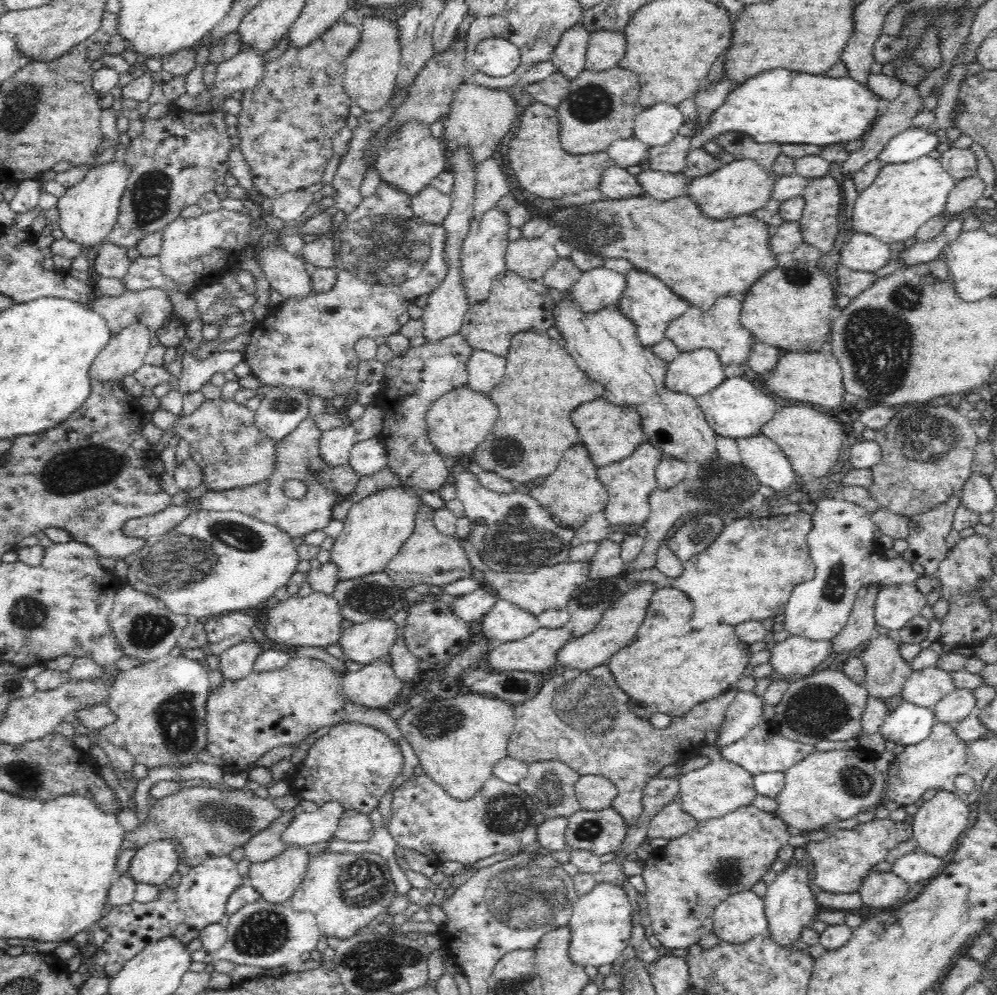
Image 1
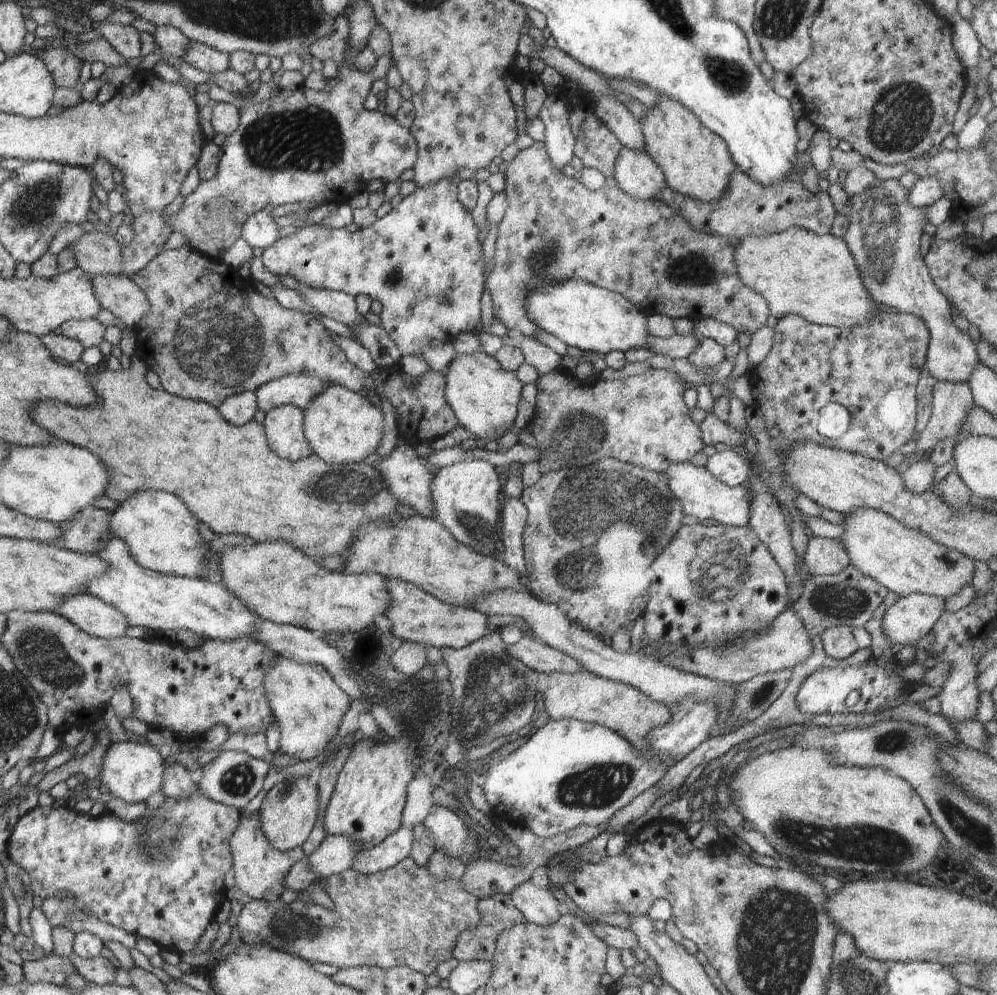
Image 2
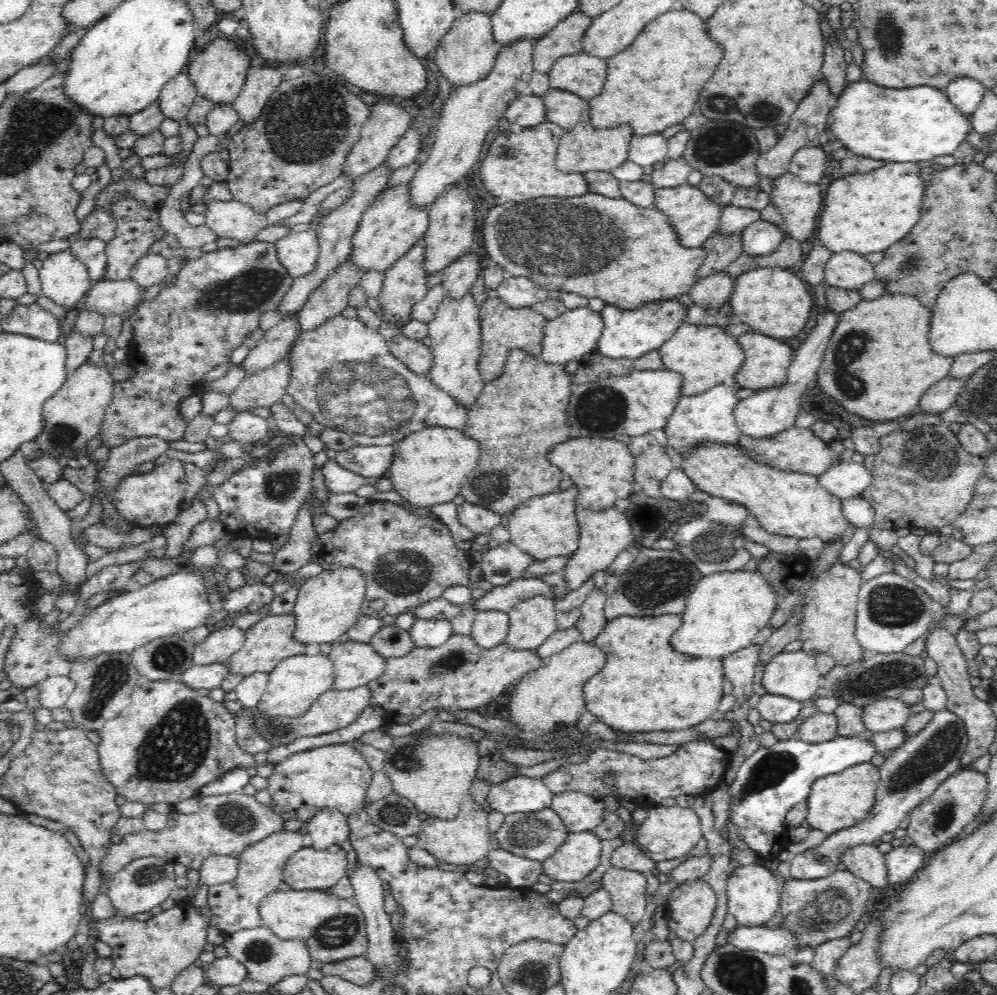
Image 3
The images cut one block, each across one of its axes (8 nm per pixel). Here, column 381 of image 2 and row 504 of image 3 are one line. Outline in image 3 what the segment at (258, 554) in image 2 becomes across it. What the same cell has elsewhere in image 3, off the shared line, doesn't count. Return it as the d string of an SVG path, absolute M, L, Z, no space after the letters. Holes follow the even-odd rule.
M599 436L572 438L550 450L548 458L574 481L574 486L579 490L577 508L604 510L615 506L618 498L628 498L633 492L630 485L635 482L635 460L628 446L618 439Z

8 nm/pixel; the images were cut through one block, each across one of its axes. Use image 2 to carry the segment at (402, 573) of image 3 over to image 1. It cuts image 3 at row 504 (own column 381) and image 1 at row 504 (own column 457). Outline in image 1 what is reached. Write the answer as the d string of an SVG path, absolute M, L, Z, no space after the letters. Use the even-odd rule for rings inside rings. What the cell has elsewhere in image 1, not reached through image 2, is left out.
M420 503L415 516L415 529L410 538L402 545L400 552L386 565L385 573L399 589L410 591L416 584L438 585L450 584L459 578L472 578L473 568L460 540L440 533L432 518L435 509L426 503Z

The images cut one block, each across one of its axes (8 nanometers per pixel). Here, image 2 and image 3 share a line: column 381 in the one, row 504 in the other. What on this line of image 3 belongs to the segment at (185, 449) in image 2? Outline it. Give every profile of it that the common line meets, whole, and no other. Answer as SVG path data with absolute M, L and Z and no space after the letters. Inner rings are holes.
M512 349L509 352L504 371L498 378L498 382L485 384L478 400L467 412L464 436L478 440L482 452L480 466L474 468L474 476L470 474L462 484L461 494L470 504L480 504L482 508L489 508L507 519L519 504L526 502L526 499L559 490L562 472L554 468L546 456L550 448L570 438L570 426L566 424L566 406L570 400L570 390L573 390L573 382L563 364L543 362L539 357L527 354L522 349Z

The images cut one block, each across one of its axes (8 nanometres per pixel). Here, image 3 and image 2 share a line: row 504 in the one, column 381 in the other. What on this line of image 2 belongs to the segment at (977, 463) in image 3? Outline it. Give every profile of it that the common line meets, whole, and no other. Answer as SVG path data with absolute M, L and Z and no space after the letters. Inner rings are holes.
M409 856L406 857L402 862L395 864L393 867L387 868L386 870L379 870L373 875L362 875L352 869L347 871L333 874L327 877L326 892L328 896L334 902L334 910L326 910L320 905L312 903L303 903L302 901L295 900L290 902L289 905L279 902L266 902L264 900L250 901L246 903L239 915L237 916L237 926L241 934L241 940L249 945L266 945L267 947L274 947L275 949L281 950L282 952L296 955L310 963L322 962L322 964L331 964L337 966L339 969L345 969L348 967L359 967L359 966L371 966L380 967L388 970L393 966L404 965L405 967L411 968L416 972L422 973L425 977L436 973L436 967L446 960L453 958L453 946L457 941L458 935L461 935L462 931L468 930L470 927L477 925L481 918L481 914L478 912L477 904L479 900L468 891L465 891L461 887L461 883L450 879L447 881L439 881L429 875L429 872L425 867L418 866Z

